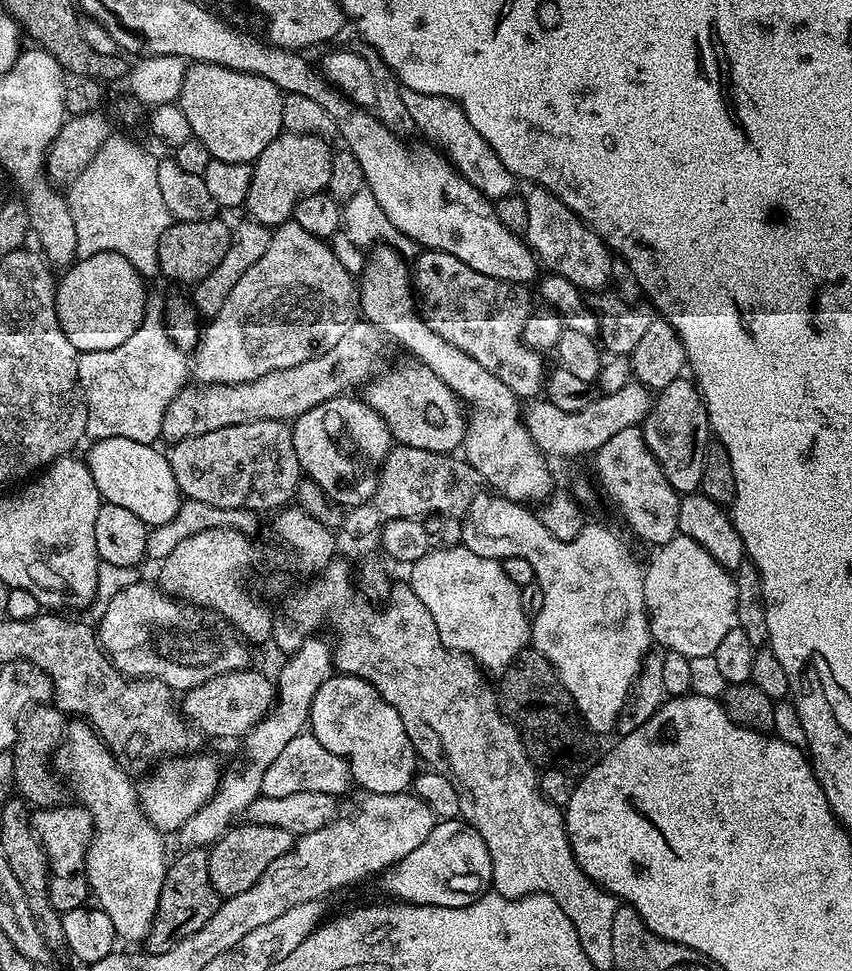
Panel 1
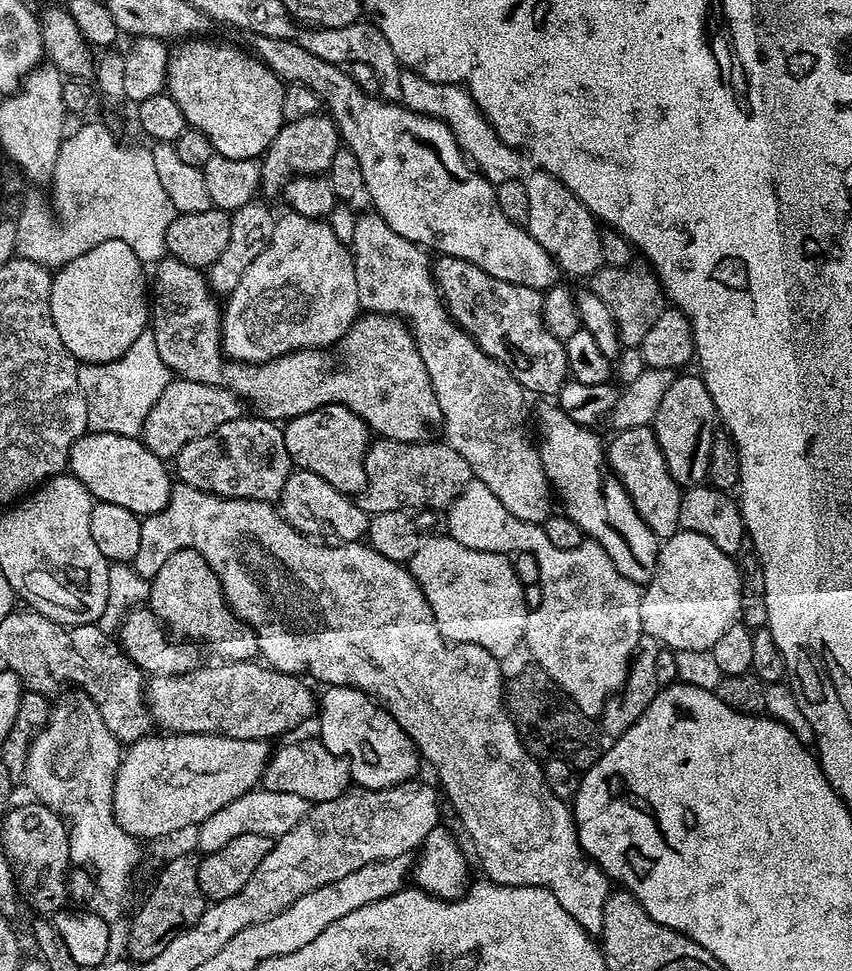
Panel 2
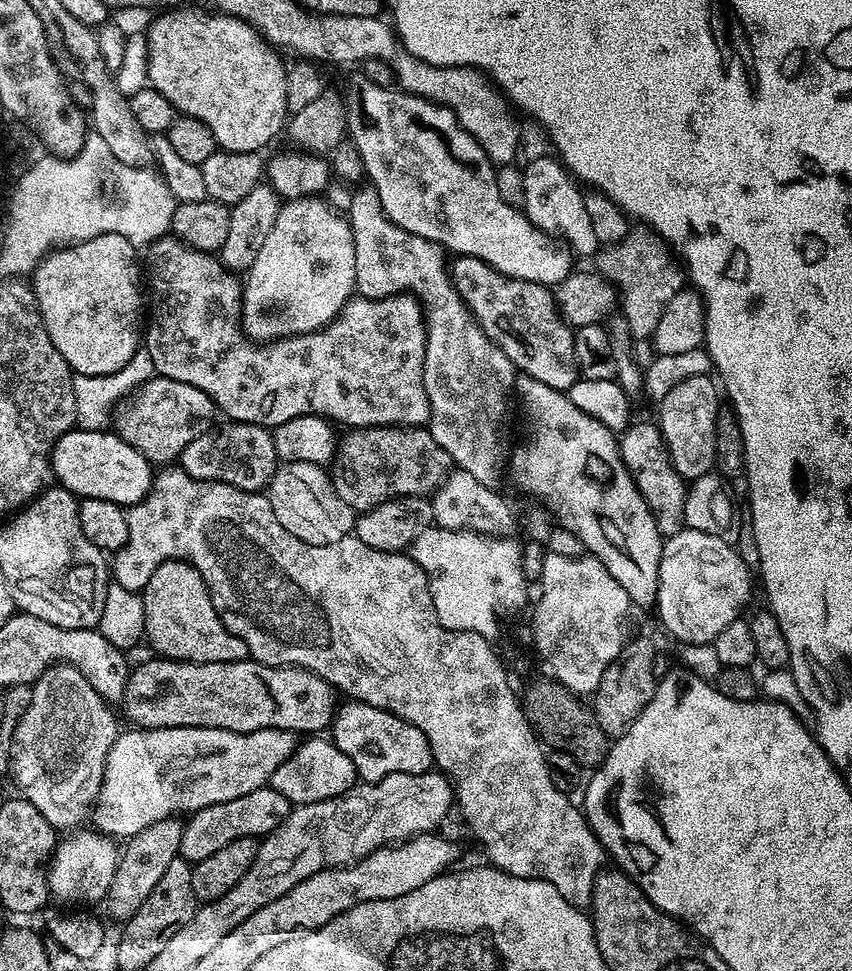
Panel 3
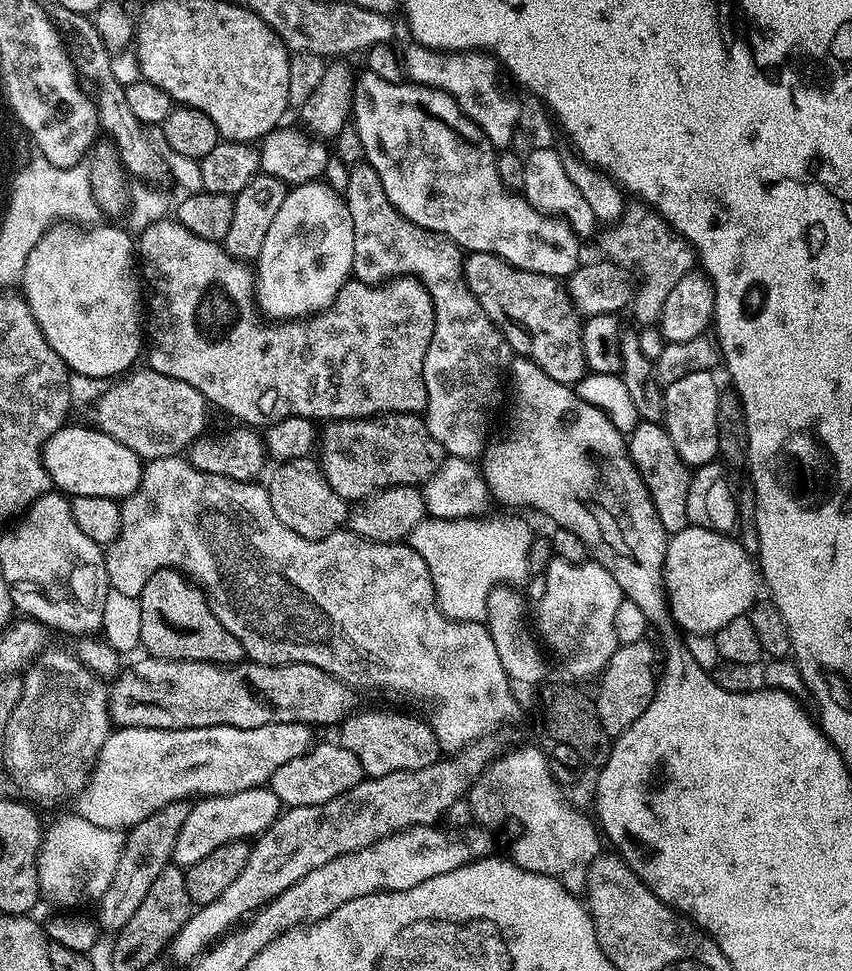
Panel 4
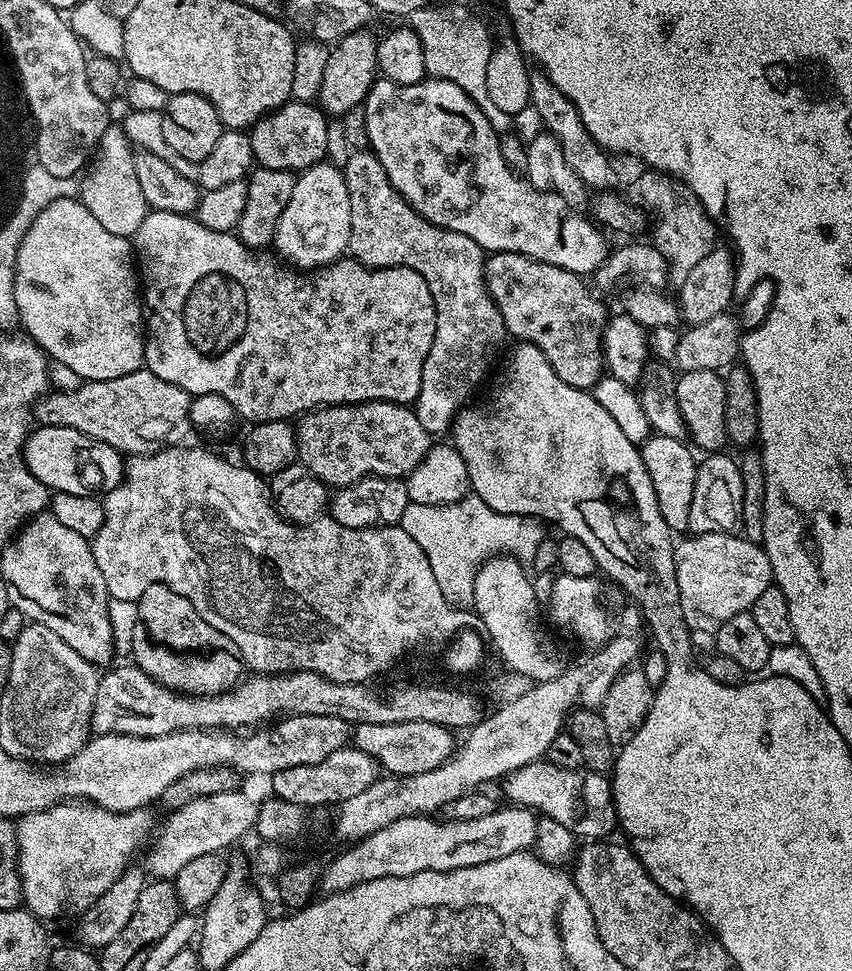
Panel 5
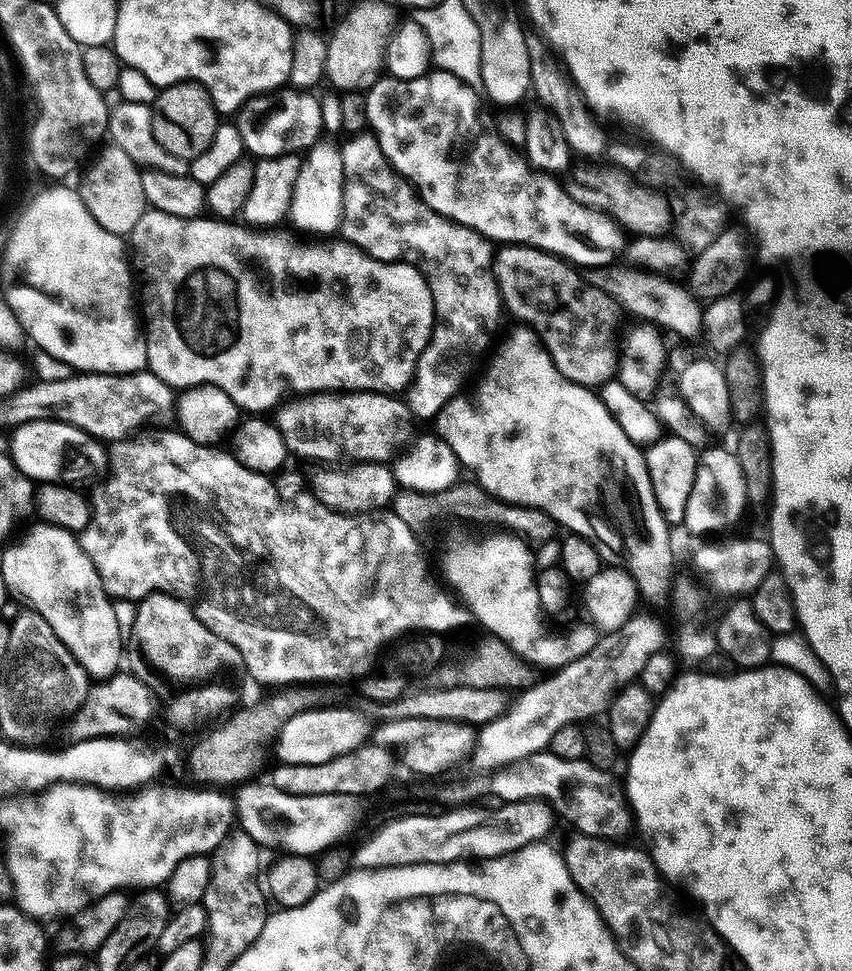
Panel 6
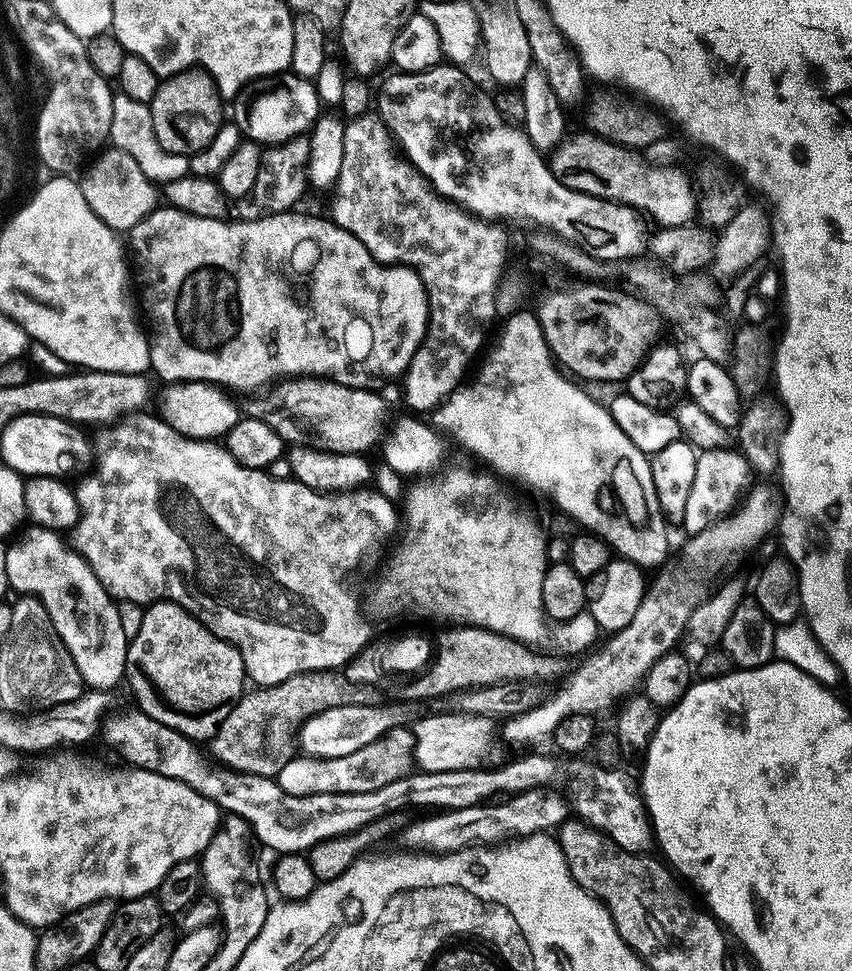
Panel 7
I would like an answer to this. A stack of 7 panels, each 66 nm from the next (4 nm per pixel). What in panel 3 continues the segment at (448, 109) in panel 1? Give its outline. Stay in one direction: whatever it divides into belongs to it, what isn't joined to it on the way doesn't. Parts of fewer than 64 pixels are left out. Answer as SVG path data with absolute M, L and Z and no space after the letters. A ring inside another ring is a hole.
M400 46L394 50L389 63L399 91L425 96L436 104L446 106L465 130L479 142L482 150L486 150L493 165L510 164L517 159L515 156L516 147L520 144L520 132L508 113L509 105L480 69L434 66L430 62L424 62L422 58L414 58L414 54L405 52Z

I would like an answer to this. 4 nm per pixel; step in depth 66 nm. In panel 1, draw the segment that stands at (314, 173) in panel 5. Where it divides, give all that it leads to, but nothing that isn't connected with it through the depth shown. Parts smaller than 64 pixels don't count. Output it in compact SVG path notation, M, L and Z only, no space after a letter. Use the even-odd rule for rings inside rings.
M295 222L279 225L272 232L266 254L262 254L262 258L258 258L242 278L238 278L222 310L203 325L202 335L190 360L191 379L200 386L245 384L271 372L312 360L330 350L330 346L350 330L358 318L359 302L357 277L351 276L346 266L338 262L327 239L310 234L310 230L302 230L302 226Z

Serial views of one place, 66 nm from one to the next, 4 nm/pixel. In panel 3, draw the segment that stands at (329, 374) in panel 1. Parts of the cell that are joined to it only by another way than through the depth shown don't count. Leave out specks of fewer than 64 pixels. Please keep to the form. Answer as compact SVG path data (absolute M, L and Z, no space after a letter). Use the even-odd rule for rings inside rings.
M156 374L115 409L114 431L153 465L168 466L179 458L190 442L194 442L194 438L213 427L212 415L217 412L212 399L202 390Z

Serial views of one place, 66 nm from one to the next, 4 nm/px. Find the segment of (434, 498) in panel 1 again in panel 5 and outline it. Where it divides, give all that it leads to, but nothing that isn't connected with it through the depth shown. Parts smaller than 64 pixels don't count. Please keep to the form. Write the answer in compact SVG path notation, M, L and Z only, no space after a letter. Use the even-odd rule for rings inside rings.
M369 400L367 404L330 404L305 412L295 421L296 451L303 467L313 477L328 486L353 484L364 476L405 477L417 468L432 447L434 440L418 422L415 411L406 404L391 404L388 400Z

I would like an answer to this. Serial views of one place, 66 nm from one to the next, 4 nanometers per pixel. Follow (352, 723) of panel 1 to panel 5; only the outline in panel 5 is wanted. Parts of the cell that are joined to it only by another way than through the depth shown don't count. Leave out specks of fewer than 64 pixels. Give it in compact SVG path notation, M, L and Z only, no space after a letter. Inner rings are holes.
M398 722L397 724L358 724L354 728L355 747L361 748L380 763L385 773L413 776L442 766L452 756L453 733L434 722Z

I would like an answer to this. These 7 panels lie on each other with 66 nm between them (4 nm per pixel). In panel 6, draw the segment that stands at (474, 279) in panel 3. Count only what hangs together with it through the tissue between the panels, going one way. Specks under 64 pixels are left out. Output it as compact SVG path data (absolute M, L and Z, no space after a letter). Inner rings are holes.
M528 244L497 247L492 272L507 315L509 312L516 322L523 322L536 331L565 380L571 384L603 386L617 375L622 360L616 353L616 331L622 315L617 300L591 287L568 261Z

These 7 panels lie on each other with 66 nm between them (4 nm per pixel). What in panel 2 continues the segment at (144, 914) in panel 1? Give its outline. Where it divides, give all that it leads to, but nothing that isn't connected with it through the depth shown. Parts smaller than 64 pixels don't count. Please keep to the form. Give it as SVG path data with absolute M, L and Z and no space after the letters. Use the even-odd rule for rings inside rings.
M64 690L60 697L56 700L56 705L48 712L48 721L44 724L44 729L37 734L36 737L31 737L28 745L28 757L25 758L25 770L22 777L23 783L28 783L28 788L33 792L35 799L41 804L45 804L51 812L55 812L57 816L63 816L68 827L68 855L71 863L76 866L87 866L94 873L95 887L106 897L123 901L124 895L132 888L132 875L136 872L136 867L140 864L140 847L141 841L137 837L126 834L126 830L122 830L116 821L116 815L112 809L112 799L114 798L114 782L116 775L120 769L120 761L122 759L122 745L120 741L114 738L114 734L110 734L110 730L106 727L106 722L102 722L102 714L98 710L98 706L90 699L85 692L79 690Z

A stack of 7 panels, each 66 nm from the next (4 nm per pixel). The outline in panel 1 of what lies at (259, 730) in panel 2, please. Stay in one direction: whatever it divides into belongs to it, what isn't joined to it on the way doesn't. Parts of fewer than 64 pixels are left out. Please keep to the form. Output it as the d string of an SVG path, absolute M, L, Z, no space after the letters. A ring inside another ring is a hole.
M245 670L243 672L231 672L222 674L218 678L210 678L202 682L200 686L194 686L183 693L184 709L182 715L197 732L208 736L237 736L243 738L248 731L262 719L268 712L272 711L273 703L276 699L276 686L271 679L267 680L260 672Z

